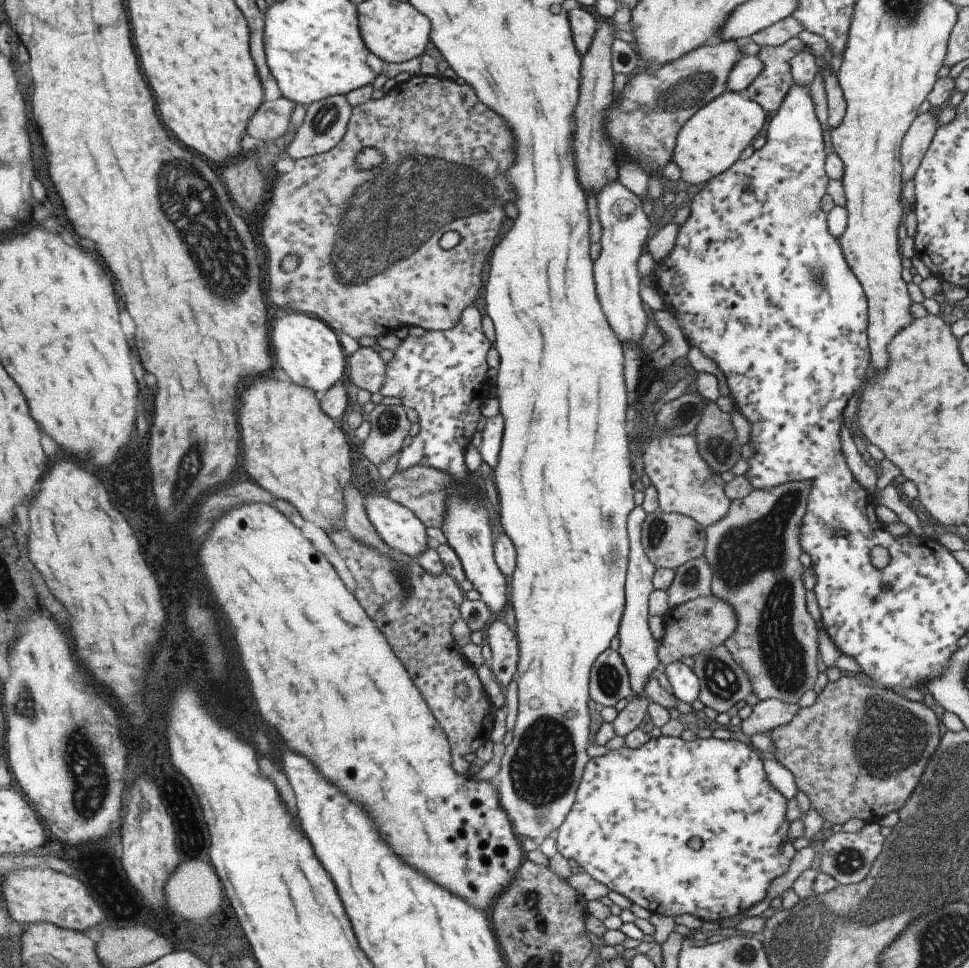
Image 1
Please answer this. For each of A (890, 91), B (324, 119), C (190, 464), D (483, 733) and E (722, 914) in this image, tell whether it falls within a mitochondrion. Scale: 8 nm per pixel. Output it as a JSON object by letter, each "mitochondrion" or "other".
{"A":"other","B":"mitochondrion","C":"mitochondrion","D":"other","E":"other"}

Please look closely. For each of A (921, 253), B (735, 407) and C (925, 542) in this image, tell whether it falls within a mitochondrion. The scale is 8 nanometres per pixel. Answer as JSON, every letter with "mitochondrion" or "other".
{"A":"other","B":"other","C":"other"}

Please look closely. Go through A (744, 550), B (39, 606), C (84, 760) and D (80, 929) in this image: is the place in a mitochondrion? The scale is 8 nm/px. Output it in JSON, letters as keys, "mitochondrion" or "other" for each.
{"A":"mitochondrion","B":"other","C":"mitochondrion","D":"other"}

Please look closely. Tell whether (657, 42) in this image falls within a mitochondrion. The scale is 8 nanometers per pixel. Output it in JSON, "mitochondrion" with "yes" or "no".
{"mitochondrion":"no"}

